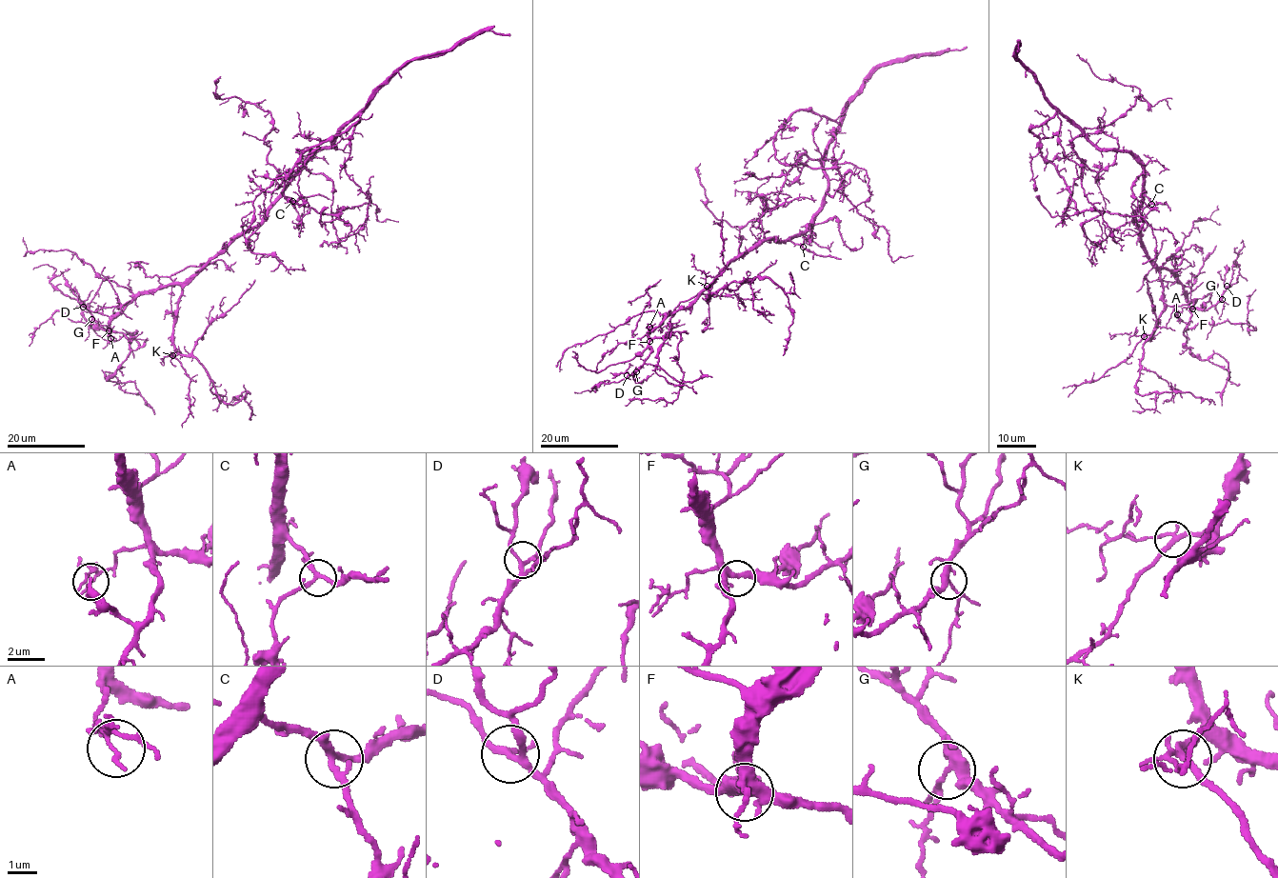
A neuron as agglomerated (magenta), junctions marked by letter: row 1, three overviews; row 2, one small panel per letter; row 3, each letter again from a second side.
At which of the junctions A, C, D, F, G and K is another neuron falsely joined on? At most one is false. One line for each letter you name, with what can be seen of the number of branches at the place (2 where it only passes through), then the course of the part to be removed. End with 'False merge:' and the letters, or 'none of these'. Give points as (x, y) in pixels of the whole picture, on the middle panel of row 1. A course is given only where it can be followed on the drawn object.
A: branches 4; course (649, 327), (662, 318), (660, 332), (680, 302), (828, 248), (832, 242)
False merge: A

